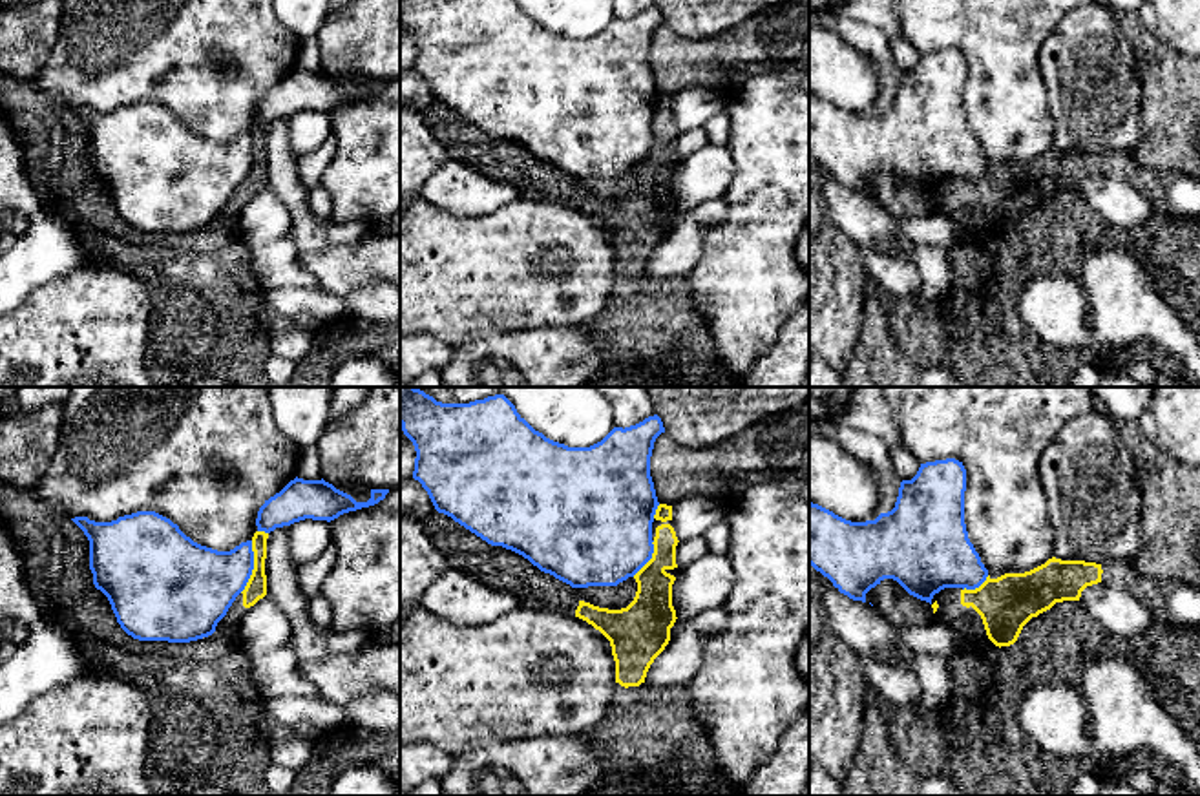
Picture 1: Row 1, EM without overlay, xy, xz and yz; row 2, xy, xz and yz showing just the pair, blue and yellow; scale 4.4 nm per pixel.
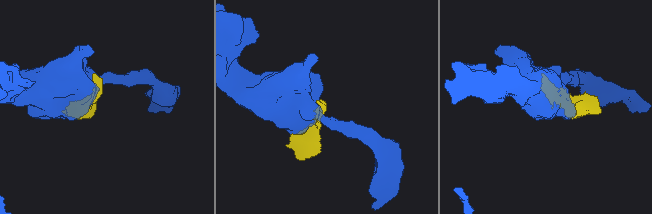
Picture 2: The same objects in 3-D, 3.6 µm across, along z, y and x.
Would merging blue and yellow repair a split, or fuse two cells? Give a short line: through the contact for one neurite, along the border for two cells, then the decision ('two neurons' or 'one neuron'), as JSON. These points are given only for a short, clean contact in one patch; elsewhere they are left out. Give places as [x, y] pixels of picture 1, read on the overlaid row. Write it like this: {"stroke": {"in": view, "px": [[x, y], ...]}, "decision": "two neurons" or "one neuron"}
{"decision": "two neurons"}

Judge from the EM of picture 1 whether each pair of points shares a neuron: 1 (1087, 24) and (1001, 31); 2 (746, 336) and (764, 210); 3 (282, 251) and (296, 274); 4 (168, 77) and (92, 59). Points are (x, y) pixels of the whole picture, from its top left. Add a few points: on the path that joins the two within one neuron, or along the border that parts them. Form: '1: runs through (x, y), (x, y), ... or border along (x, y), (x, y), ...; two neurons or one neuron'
1: border along (1062, 19), (1043, 44), (1038, 64); two neurons
2: runs through (746, 305), (747, 260), (757, 241); one neuron
3: runs through (282, 256), (291, 269); one neuron
4: runs through (150, 59), (110, 59); one neuron

